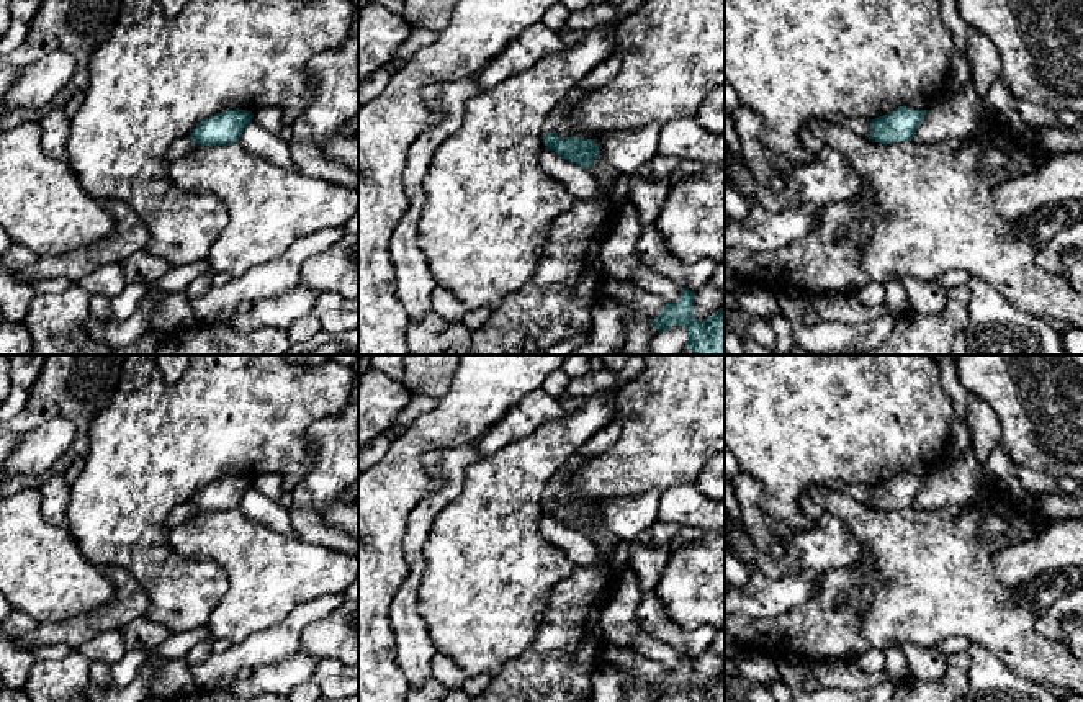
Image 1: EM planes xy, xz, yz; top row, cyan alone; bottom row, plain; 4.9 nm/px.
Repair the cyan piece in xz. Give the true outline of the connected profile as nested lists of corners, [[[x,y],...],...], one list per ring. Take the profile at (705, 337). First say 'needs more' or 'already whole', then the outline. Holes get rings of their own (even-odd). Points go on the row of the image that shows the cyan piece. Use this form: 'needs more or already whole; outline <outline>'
already whole; outline [[[681,288],[681,298],[666,303],[663,313],[651,319],[658,332],[672,326],[687,329],[687,344],[697,355],[725,355],[725,314],[718,309],[708,319],[699,321],[694,316],[694,291]]]

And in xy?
already whole; outline [[[226,110],[198,123],[190,136],[200,146],[237,142],[252,118],[247,110]]]

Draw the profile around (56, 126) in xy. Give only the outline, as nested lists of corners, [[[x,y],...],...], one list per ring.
[[[52,108],[41,124],[41,149],[51,159],[67,159],[70,116],[64,108]]]

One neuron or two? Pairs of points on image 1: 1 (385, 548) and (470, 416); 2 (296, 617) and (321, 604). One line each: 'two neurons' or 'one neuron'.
1: one neuron
2: one neuron

